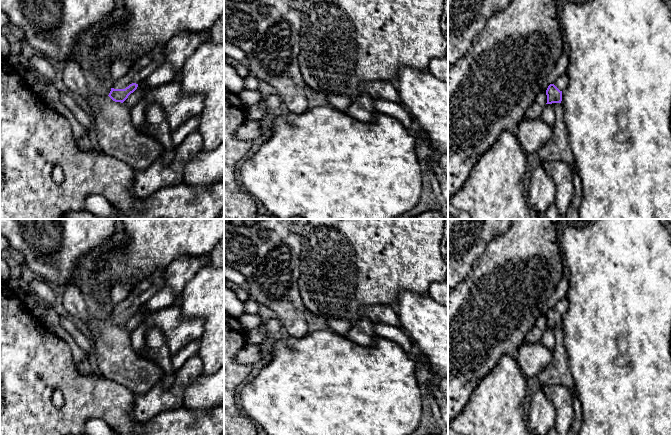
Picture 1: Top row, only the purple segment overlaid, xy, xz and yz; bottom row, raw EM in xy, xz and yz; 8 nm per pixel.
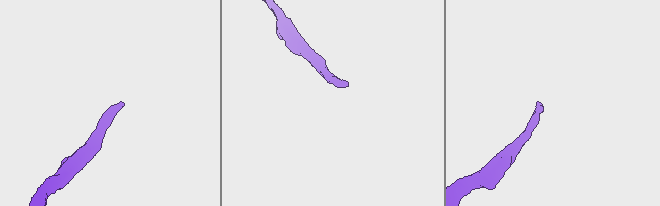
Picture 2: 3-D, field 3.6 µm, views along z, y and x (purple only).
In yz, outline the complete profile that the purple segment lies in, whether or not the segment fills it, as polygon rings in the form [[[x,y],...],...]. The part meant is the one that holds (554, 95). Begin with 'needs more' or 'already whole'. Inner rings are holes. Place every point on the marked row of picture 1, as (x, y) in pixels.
needs more; [[[564,74],[560,76],[554,84],[550,84],[546,90],[547,103],[561,103],[562,101],[562,91],[567,86],[567,75]]]

